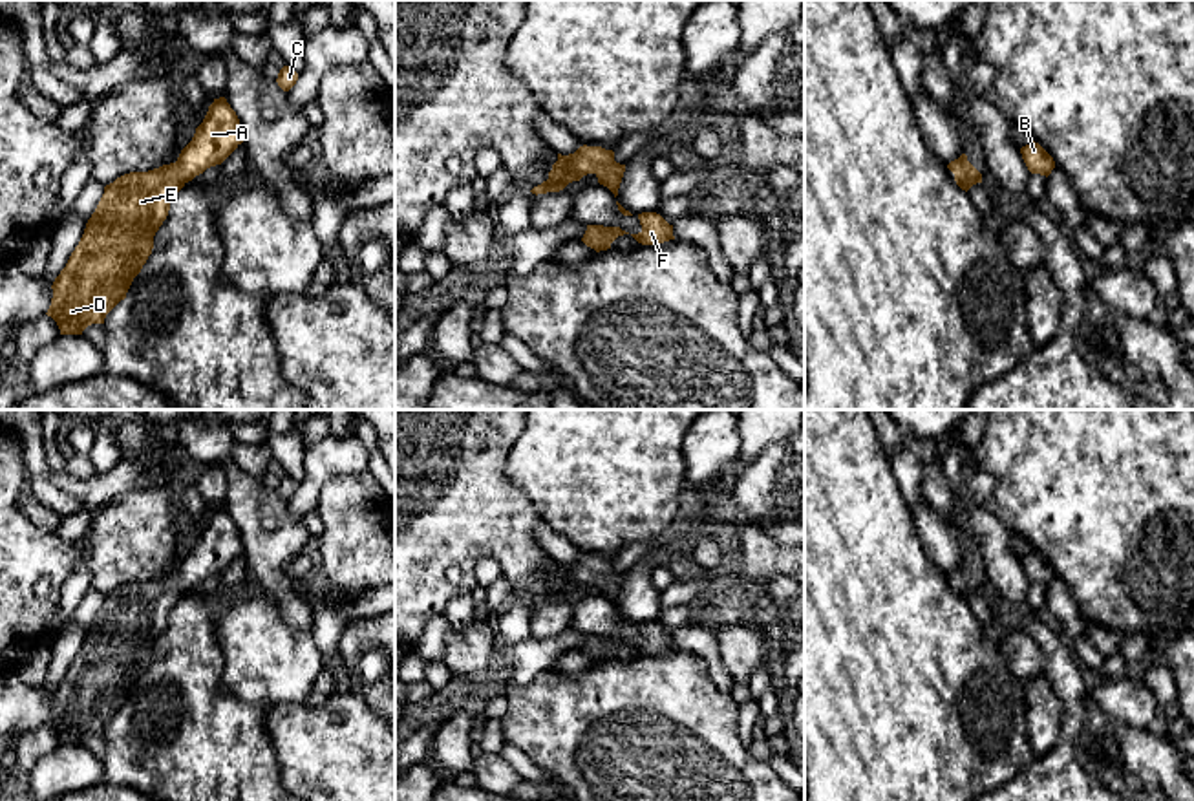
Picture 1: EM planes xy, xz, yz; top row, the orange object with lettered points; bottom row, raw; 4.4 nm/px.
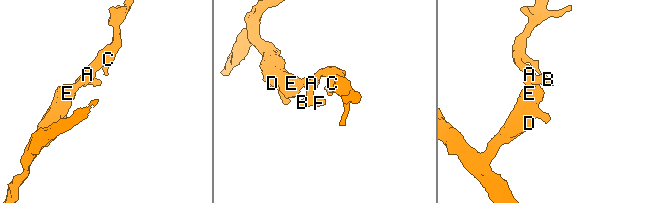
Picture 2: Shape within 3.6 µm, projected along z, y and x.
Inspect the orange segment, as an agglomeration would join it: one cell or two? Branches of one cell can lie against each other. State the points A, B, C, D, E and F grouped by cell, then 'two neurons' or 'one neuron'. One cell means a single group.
groups A B C D E F; one neuron

